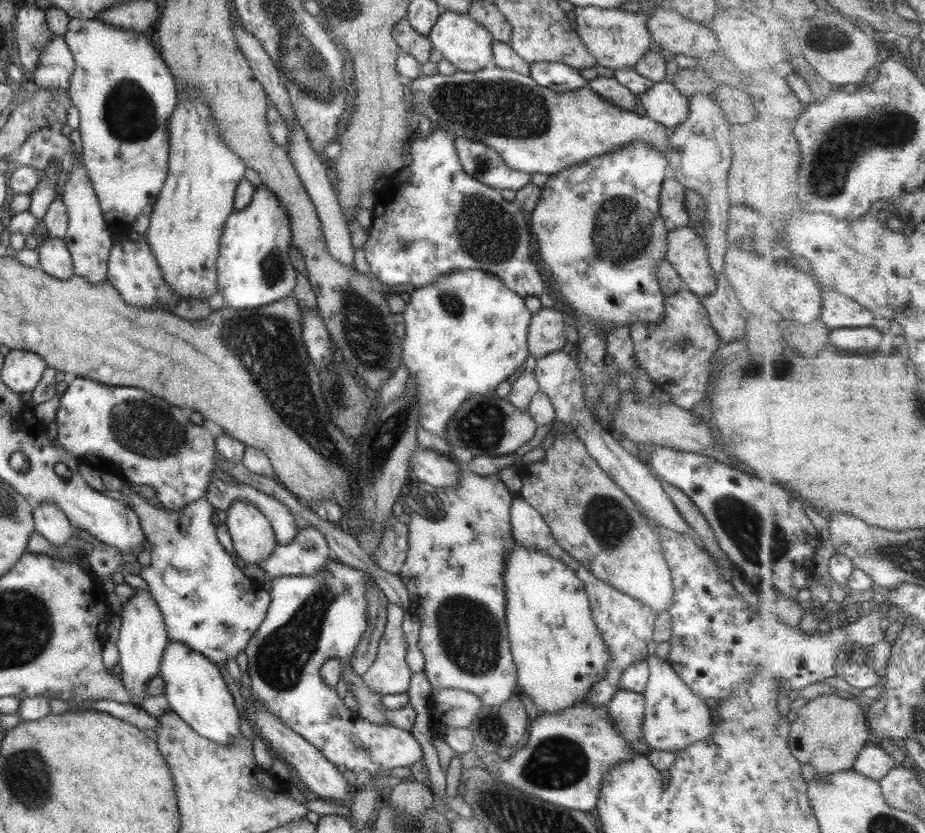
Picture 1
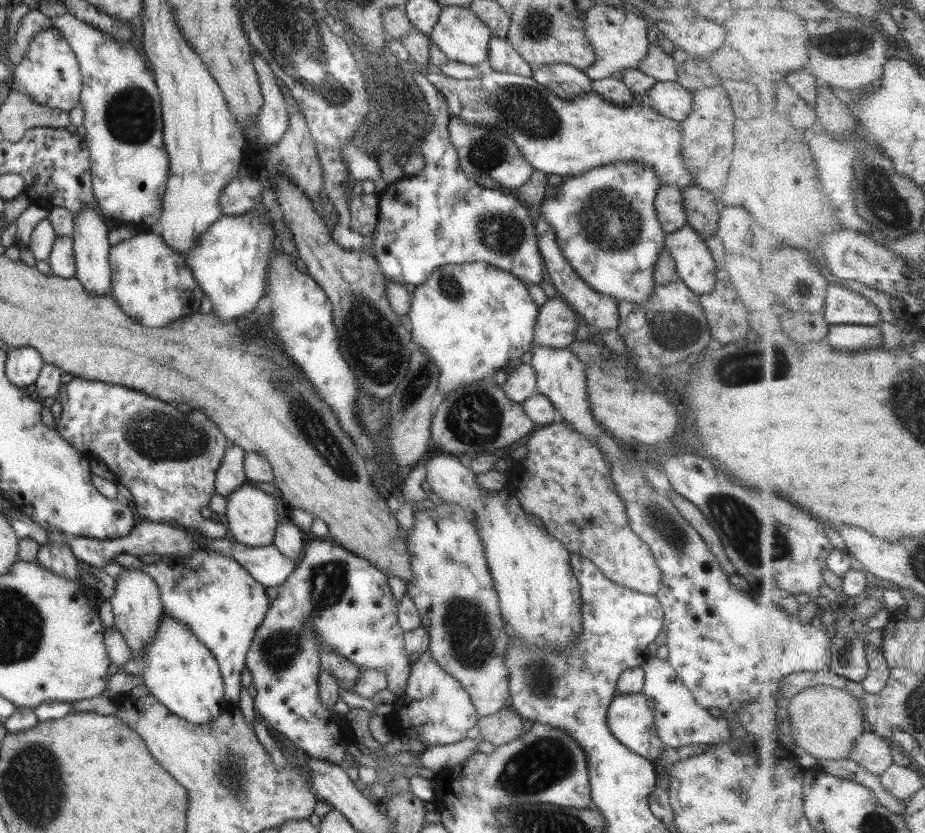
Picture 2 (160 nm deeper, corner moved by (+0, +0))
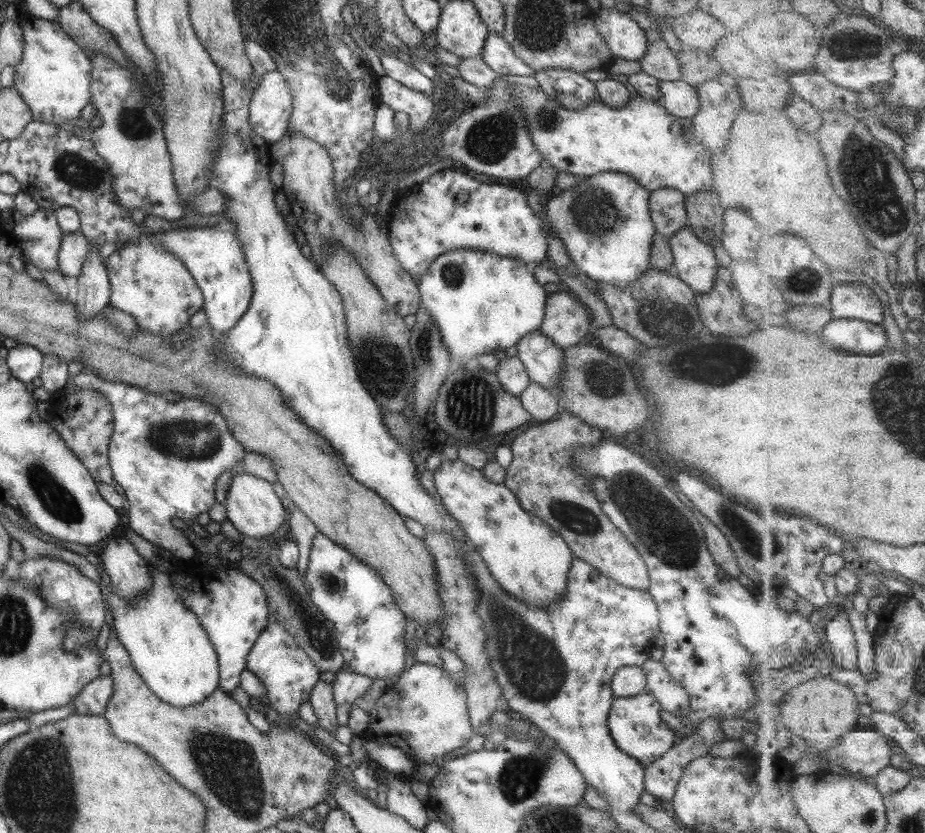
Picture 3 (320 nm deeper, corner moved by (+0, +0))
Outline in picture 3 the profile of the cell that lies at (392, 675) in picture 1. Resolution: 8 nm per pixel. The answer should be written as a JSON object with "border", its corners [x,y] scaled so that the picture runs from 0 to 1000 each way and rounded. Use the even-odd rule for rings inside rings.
{"border":[[[376,803],[362,807],[361,816],[357,820],[360,843],[364,848],[369,845],[382,845],[396,826],[402,820],[402,815],[384,809]]]}

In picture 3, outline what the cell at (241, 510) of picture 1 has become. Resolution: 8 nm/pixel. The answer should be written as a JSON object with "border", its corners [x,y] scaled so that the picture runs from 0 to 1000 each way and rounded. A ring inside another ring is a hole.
{"border":[[[253,569],[248,579],[248,588],[243,598],[244,623],[252,629],[254,636],[267,651],[282,652],[293,647],[293,641],[301,636],[310,618],[295,589],[294,581],[276,574],[271,569]]]}

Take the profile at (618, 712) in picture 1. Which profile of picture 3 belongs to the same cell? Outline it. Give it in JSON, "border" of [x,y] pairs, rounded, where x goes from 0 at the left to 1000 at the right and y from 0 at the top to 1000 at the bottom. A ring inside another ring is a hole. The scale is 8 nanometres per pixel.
{"border":[[[699,831],[681,837],[665,838],[657,852],[655,866],[659,879],[658,884],[671,904],[689,914],[689,917],[692,917],[695,923],[715,910],[715,906],[732,891],[728,879],[722,875],[714,861],[715,856],[712,843]]]}

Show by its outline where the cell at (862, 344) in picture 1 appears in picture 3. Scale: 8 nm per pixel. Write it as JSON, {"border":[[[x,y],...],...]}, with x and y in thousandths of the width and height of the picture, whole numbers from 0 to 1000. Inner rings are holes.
{"border":[[[902,382],[889,396],[888,403],[910,421],[925,426],[950,426],[959,420],[957,394],[945,387]]]}

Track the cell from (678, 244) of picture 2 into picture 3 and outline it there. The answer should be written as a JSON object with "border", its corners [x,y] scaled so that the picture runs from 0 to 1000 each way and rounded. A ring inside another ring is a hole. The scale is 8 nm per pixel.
{"border":[[[743,271],[722,285],[726,305],[725,327],[741,340],[751,353],[770,348],[774,336],[775,312],[771,298],[758,291]]]}

